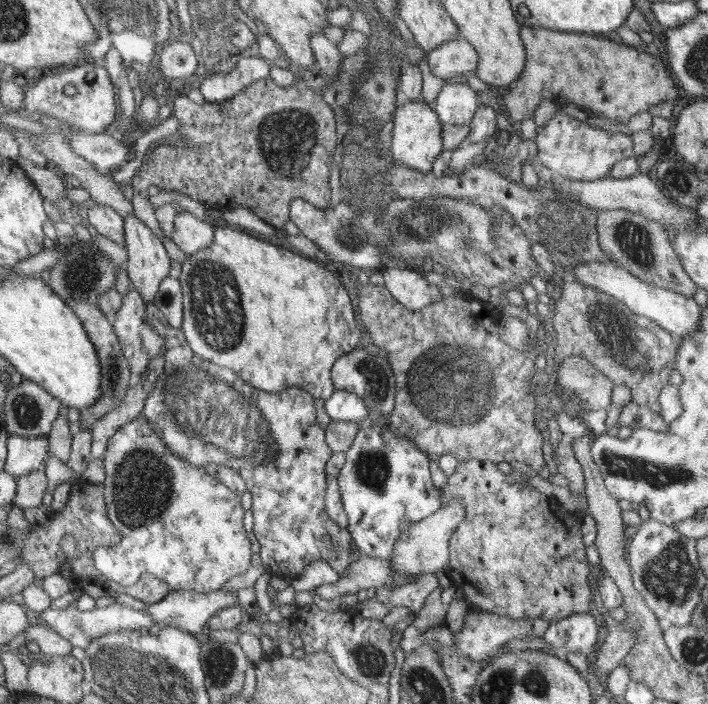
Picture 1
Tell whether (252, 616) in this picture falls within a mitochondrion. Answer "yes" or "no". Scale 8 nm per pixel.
no

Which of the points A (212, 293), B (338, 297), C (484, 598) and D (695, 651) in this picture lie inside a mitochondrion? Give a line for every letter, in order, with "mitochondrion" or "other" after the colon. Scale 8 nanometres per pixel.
A: mitochondrion
B: other
C: other
D: mitochondrion

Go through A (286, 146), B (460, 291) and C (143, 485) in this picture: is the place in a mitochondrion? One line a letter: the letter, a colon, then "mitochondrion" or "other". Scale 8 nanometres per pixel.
A: mitochondrion
B: other
C: mitochondrion

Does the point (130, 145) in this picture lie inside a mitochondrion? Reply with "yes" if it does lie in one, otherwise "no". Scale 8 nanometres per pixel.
no

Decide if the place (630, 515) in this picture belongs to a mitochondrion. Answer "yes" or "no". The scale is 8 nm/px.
no

